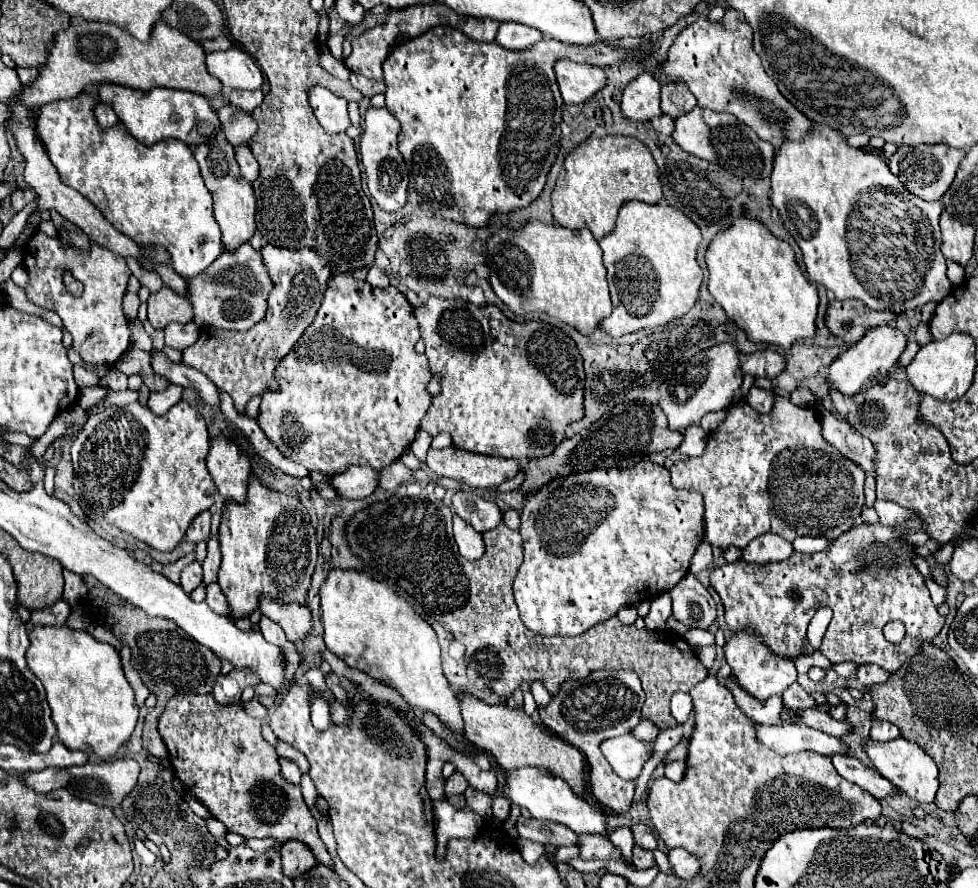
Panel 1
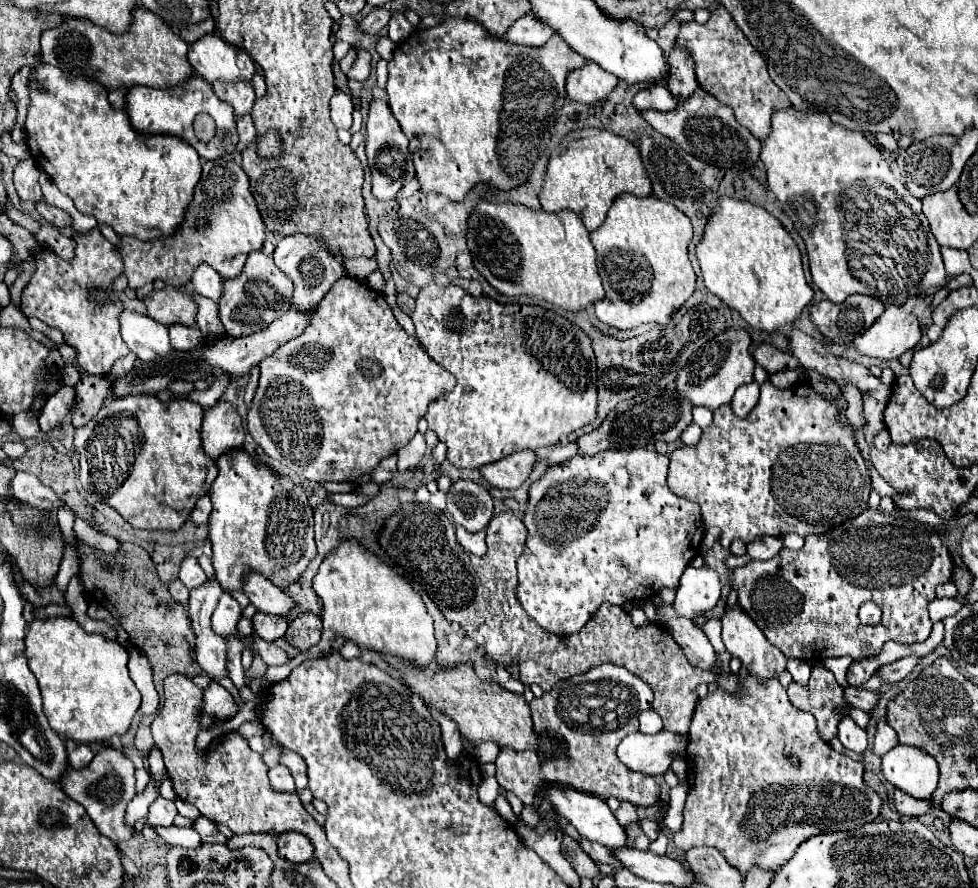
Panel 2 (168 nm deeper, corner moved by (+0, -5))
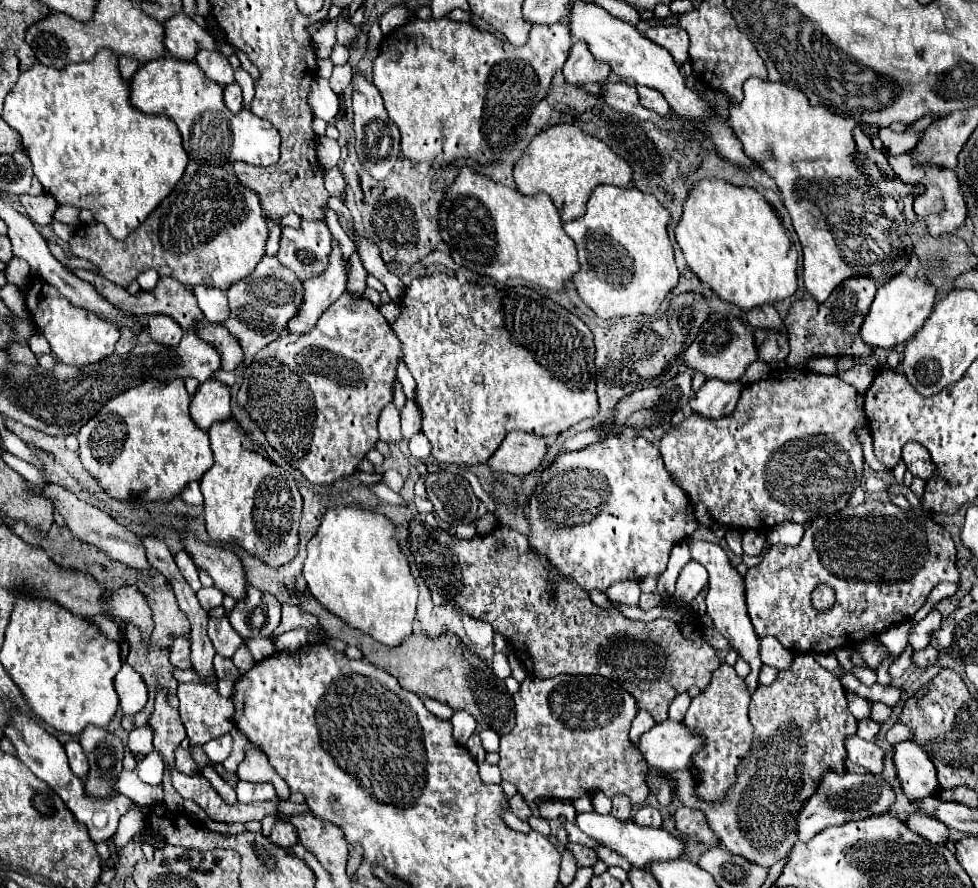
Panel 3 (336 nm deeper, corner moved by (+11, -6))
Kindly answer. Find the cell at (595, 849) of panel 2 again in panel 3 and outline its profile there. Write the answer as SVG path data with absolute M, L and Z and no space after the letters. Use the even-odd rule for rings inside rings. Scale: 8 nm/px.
M597 847L595 851L597 851L599 859L603 859L607 865L619 865L619 867L623 867L625 871L629 871L629 861L627 861L623 855L619 855L619 853L615 853L615 851L607 849L607 847Z

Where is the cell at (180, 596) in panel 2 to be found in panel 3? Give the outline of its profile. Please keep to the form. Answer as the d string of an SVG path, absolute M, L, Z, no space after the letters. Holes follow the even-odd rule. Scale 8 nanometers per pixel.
M47 485L47 487L35 489L35 491L53 501L55 509L63 515L67 527L71 529L71 533L75 533L75 537L79 537L79 539L83 539L83 541L87 541L87 543L91 543L91 545L101 547L101 549L103 549L105 553L109 553L113 559L117 559L117 561L121 561L121 563L125 563L125 565L129 565L129 567L143 569L143 571L151 567L149 561L147 561L147 557L145 557L145 547L143 547L141 539L139 539L135 533L131 533L129 529L125 529L121 523L117 523L109 513L97 509L95 505L91 505L91 503L87 503L87 501L77 499L71 491L67 491L67 489L61 487L61 485Z

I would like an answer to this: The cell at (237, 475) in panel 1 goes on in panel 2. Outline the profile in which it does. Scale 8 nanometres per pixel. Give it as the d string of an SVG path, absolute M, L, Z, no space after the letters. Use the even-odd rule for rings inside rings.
M216 402L214 408L210 408L204 414L204 422L202 422L202 446L204 452L216 462L222 454L230 452L230 450L238 450L244 444L244 430L240 424L240 416L236 412L236 408L228 402Z

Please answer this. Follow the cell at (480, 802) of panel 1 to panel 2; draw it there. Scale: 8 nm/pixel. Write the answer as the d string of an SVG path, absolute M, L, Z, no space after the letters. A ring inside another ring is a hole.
M486 778L486 780L480 784L480 788L478 788L478 798L480 798L480 802L486 804L486 806L492 806L498 794L500 794L500 786L498 786L498 782L496 782L494 778Z

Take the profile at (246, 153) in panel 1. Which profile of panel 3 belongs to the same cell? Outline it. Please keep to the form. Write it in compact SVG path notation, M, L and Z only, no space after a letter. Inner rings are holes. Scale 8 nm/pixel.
M237 81L225 87L225 103L227 103L227 107L229 107L231 111L235 111L235 113L237 113L237 111L243 107L243 99L241 99L241 87L239 87L239 83L237 83Z

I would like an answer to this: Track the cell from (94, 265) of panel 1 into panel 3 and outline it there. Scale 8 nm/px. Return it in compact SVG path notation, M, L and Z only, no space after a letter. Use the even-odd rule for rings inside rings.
M33 277L29 287L25 289L27 309L33 315L33 321L41 335L47 337L53 353L67 365L89 365L105 359L115 351L115 343L119 341L121 331L111 325L111 321L103 321L103 317L95 317L95 313L87 313L87 309L75 309L71 301L67 301L55 287L47 285Z

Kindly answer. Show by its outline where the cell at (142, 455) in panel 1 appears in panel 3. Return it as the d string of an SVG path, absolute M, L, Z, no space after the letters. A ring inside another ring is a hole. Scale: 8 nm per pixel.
M151 379L117 395L79 431L83 467L115 499L141 495L157 501L179 495L189 481L201 479L213 465L209 433L191 421L189 403L191 397L179 379Z

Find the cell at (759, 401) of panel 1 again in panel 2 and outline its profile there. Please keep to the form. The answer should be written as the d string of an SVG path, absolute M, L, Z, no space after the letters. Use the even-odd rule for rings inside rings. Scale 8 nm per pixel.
M756 382L742 384L742 388L736 390L732 404L730 404L734 408L734 414L744 418L754 408L754 404L758 404L758 394L760 394L760 386Z

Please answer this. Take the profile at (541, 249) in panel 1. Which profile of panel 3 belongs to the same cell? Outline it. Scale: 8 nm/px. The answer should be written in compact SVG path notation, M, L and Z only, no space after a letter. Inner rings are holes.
M461 167L455 181L445 189L439 205L439 233L441 239L449 245L451 257L457 265L465 265L479 275L489 275L499 283L505 283L511 277L519 277L549 291L561 291L579 271L575 243L563 231L559 211L545 193L525 197L517 189L495 183L471 167Z

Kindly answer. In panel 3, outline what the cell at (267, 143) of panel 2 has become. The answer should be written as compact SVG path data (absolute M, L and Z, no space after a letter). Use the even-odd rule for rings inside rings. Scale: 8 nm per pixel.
M161 57L145 63L131 79L131 103L143 113L161 113L173 119L181 131L183 149L187 151L189 159L195 163L225 165L225 163L243 161L249 165L271 165L279 161L279 133L273 129L273 125L269 121L255 117L245 107L239 113L231 113L223 101L223 87L217 81L211 81L203 73L203 69L195 65L195 61L177 61L173 57ZM195 117L197 117L197 141L195 147L191 147L189 139L191 139L191 127L195 125Z

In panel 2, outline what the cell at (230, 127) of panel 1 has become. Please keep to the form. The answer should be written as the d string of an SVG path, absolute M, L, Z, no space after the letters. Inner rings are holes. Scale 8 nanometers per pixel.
M218 82L212 88L214 88L214 94L222 102L226 102L226 104L230 104L234 108L236 118L242 118L244 114L250 114L252 112L256 96L254 96L254 90L252 90L250 84L244 84L244 82L238 82L238 84L222 84L222 82Z

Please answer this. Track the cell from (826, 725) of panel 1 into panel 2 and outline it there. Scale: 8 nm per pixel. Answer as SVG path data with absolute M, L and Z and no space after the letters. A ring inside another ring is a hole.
M842 718L838 724L838 740L844 744L844 748L854 750L858 754L862 754L868 746L868 738L866 732L850 718Z

